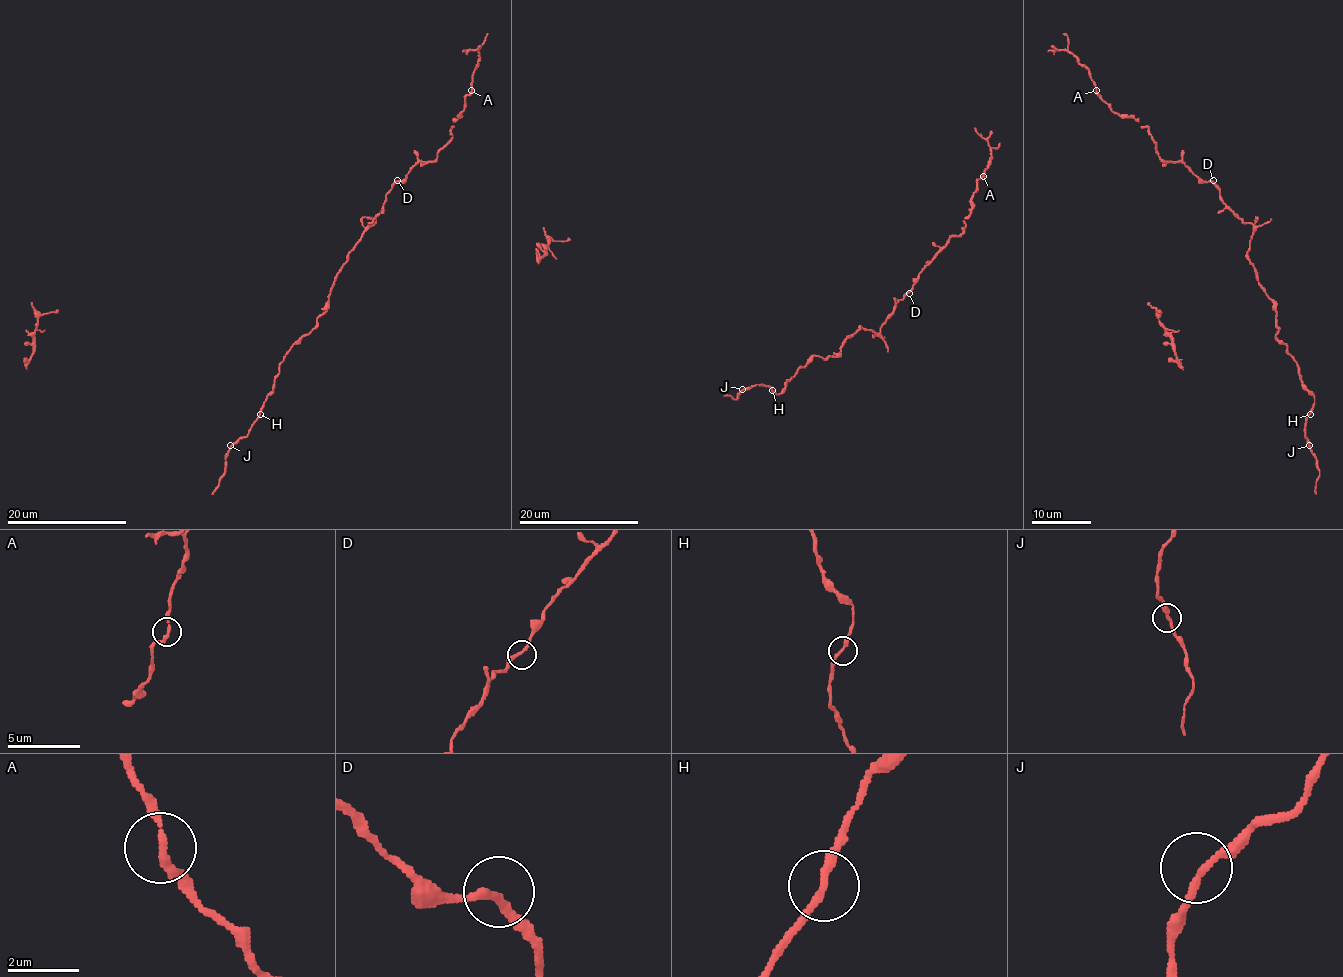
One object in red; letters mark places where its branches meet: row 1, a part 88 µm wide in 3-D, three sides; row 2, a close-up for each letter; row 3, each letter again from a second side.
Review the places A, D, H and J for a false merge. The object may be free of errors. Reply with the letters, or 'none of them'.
A

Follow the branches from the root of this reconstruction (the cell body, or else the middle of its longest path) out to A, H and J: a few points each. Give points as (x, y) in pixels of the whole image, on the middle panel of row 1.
A: (814, 356), (836, 356), (860, 327), (879, 333), (920, 272), (963, 231), (971, 197), (983, 176)
H: (814, 356), (787, 381), (778, 395), (772, 390)
J: (814, 356), (787, 381), (778, 395), (767, 386), (755, 384), (742, 389)

